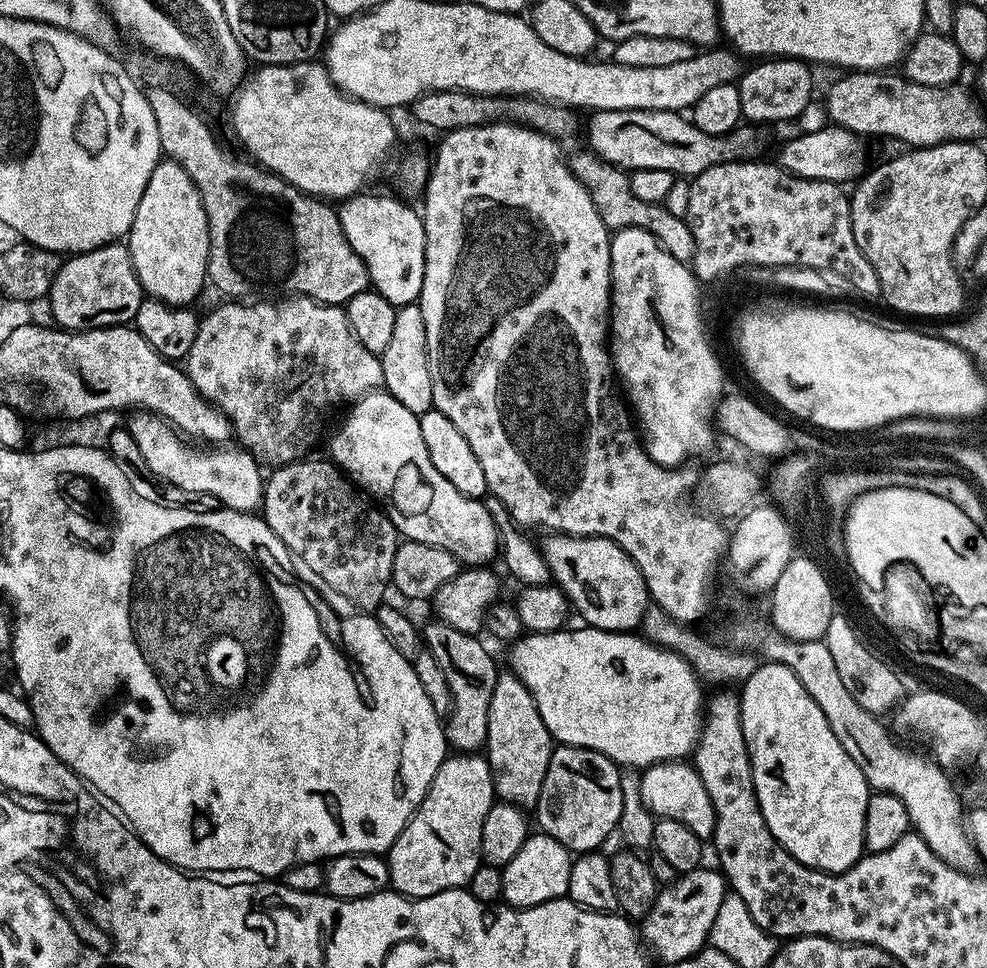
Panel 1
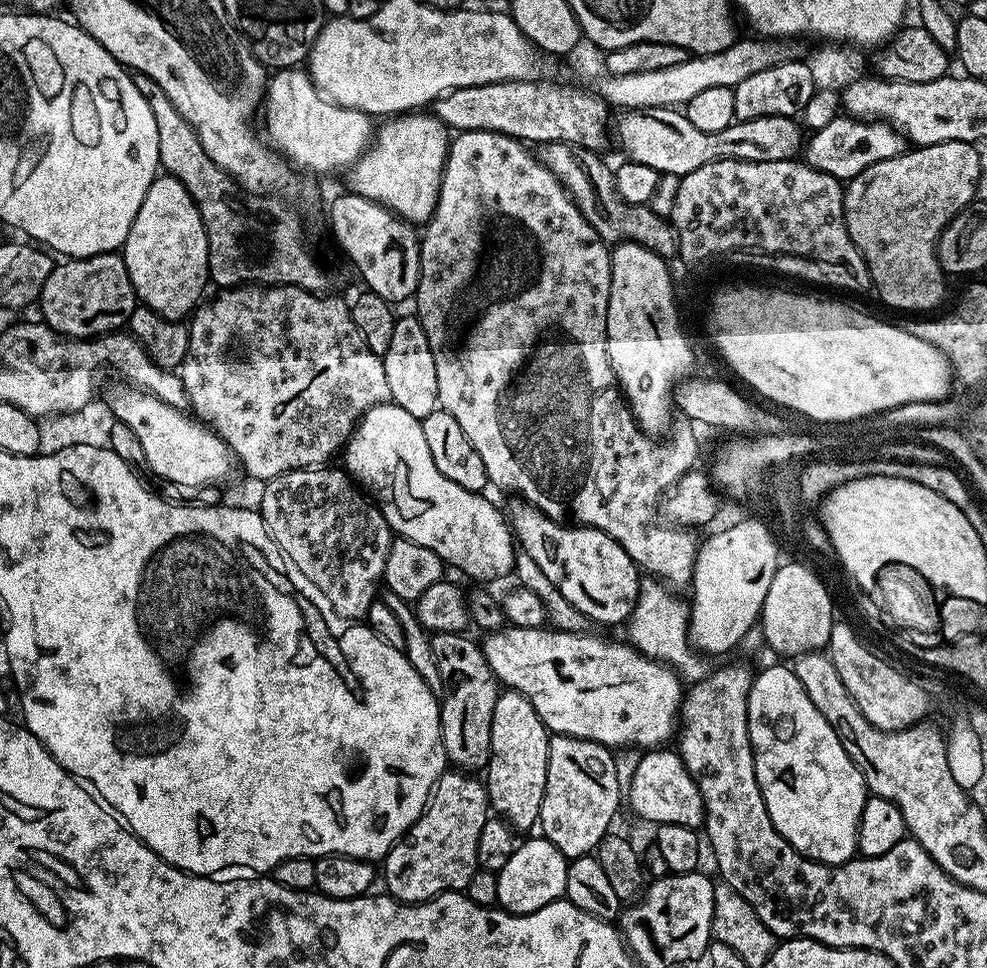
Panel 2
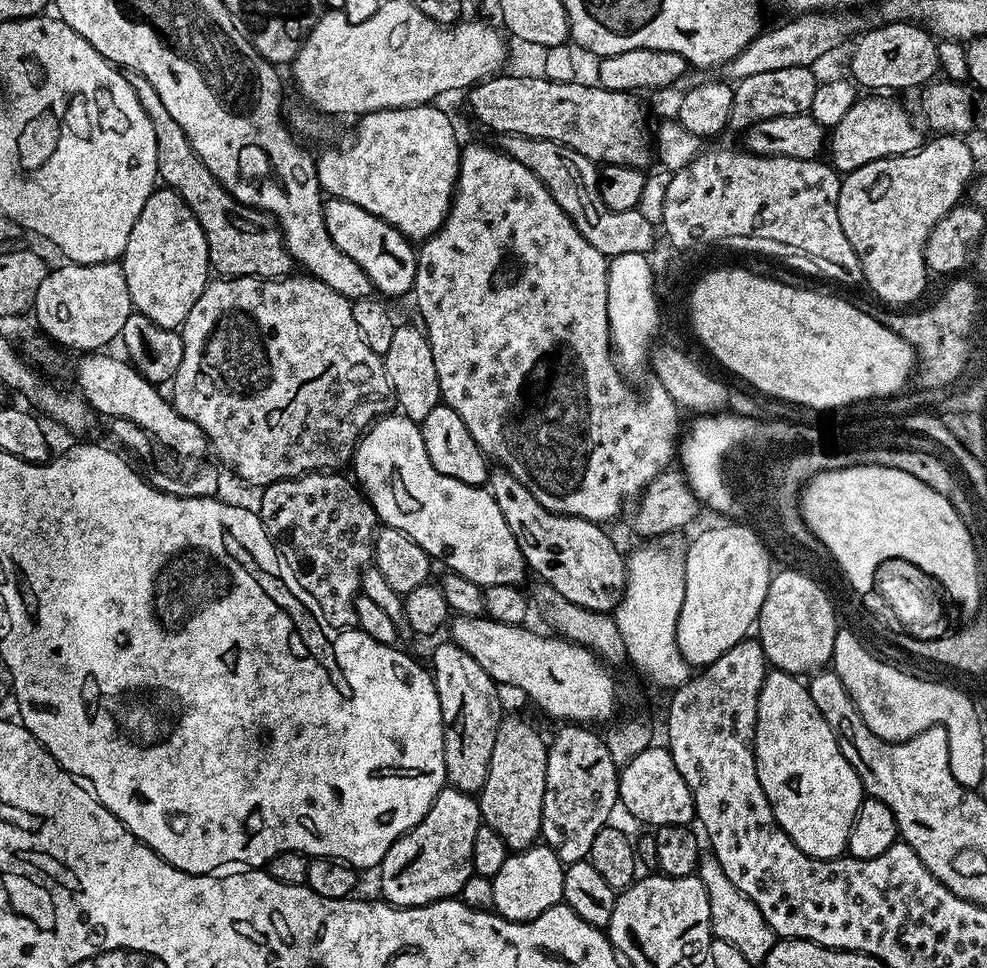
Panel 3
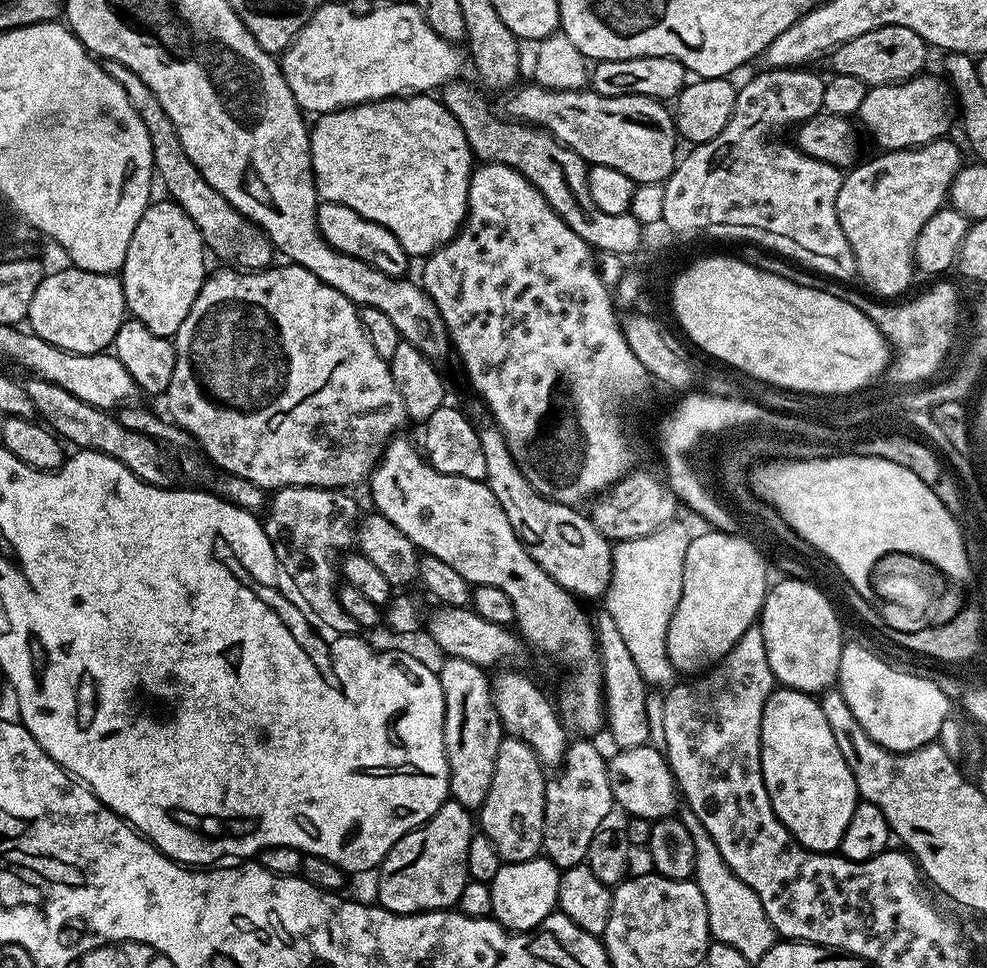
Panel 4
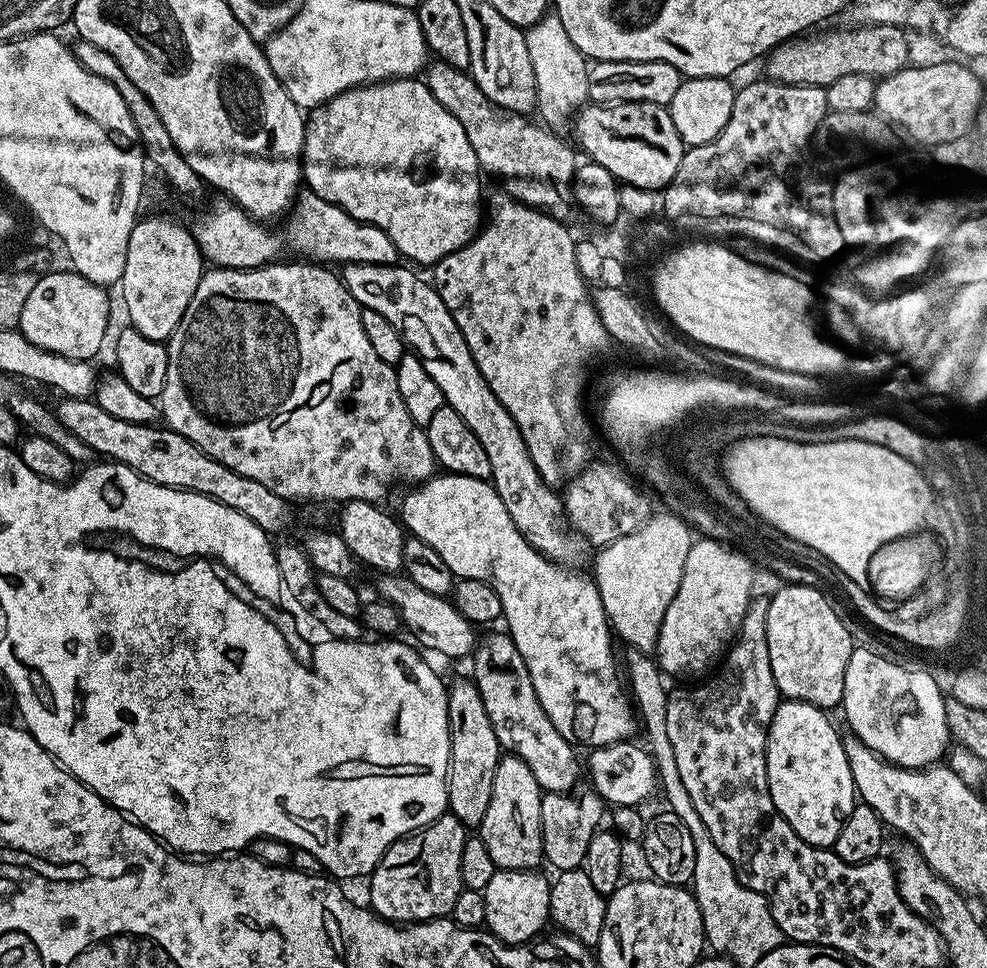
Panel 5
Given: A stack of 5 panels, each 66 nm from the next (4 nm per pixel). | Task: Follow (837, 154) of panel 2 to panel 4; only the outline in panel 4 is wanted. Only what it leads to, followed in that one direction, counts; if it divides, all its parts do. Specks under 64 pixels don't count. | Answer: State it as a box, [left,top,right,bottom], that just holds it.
[858,75,954,152]

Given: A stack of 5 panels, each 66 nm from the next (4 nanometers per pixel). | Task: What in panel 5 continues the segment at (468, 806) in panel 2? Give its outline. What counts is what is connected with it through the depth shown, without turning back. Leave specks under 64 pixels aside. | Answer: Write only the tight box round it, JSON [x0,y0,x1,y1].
[367,814,465,926]

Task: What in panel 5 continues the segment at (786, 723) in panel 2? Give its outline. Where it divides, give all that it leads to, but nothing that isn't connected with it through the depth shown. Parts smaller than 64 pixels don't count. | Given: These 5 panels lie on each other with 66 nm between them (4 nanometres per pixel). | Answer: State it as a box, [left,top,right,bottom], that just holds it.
[766,700,858,849]

